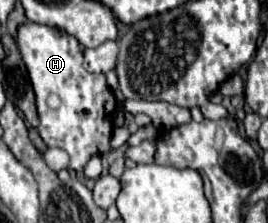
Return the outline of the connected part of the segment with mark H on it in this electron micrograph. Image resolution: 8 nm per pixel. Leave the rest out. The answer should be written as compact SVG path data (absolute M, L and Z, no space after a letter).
M27 21L25 25L19 27L17 45L21 51L23 63L27 67L33 91L35 91L37 115L39 115L37 131L39 131L41 139L47 143L47 147L61 147L69 153L69 171L81 171L93 155L99 155L99 157L107 155L109 143L111 143L111 133L113 133L113 113L117 109L117 101L105 81L105 75L93 75L93 73L85 71L83 51L81 51L79 41L53 27Z

